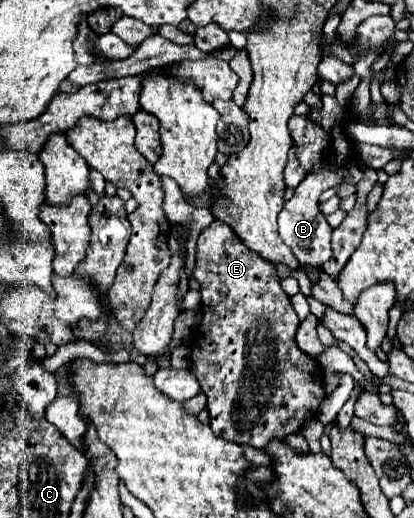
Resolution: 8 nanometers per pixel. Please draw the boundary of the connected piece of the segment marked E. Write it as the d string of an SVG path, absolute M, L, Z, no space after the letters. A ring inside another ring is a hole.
M213 221L197 239L193 277L201 285L203 305L197 335L191 335L191 371L199 379L201 391L207 395L209 425L213 433L225 441L251 445L255 449L265 449L273 439L285 439L289 433L299 433L303 423L317 415L325 391L317 361L295 349L299 319L279 285L277 271L257 253L251 253L223 221Z

